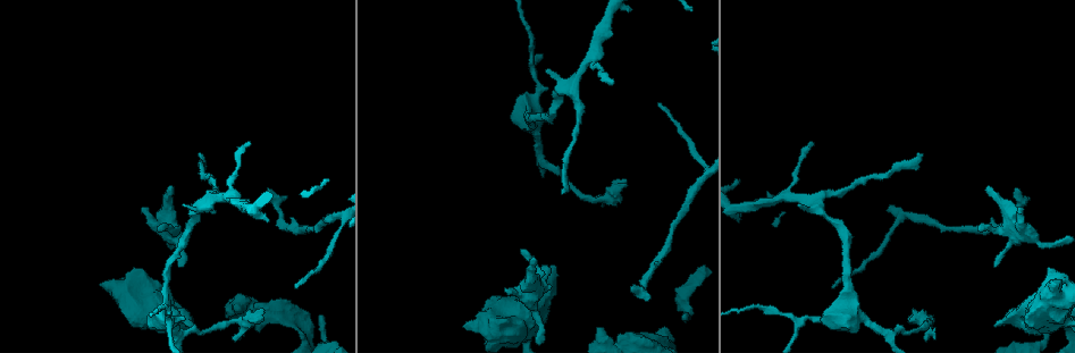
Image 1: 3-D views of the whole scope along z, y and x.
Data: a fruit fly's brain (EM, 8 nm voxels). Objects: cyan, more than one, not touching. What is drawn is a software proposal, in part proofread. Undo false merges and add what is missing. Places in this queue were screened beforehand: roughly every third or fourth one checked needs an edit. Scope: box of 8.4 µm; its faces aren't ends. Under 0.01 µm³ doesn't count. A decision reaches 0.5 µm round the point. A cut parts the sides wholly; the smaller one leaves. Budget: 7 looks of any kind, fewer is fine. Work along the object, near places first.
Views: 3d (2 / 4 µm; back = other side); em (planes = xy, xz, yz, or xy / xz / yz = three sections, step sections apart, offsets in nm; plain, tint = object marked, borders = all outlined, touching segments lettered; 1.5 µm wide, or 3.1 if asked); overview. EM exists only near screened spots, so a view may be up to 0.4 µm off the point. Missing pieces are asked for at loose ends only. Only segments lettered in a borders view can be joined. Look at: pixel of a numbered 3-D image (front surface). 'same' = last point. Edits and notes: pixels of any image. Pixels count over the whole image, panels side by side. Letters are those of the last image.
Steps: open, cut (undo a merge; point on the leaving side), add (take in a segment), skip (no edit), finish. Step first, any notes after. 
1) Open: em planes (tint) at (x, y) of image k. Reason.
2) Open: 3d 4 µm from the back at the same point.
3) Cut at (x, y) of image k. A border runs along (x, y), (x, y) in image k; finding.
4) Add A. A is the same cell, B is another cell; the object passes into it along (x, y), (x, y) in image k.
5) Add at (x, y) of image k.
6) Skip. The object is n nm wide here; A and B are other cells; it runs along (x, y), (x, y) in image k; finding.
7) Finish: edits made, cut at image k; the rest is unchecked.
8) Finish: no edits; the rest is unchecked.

Open: 3d 4 µm at (628, 185) of image 1. Thin end.

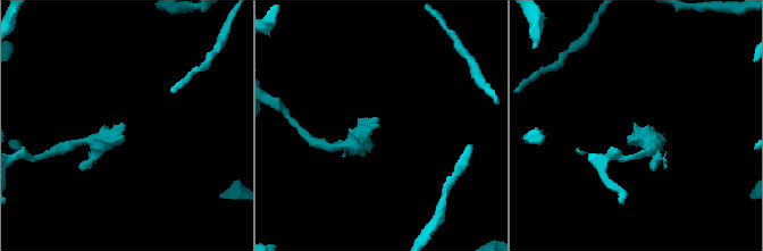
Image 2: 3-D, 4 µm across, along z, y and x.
Open: em planes (borders) at (634, 126) of image 2. Shape alone is not enough.

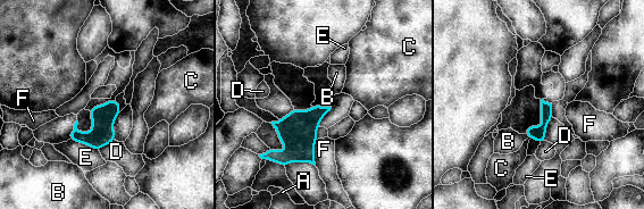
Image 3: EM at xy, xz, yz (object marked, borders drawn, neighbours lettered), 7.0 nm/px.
Skip. The object is 90 nm wide here; A, B, C, D, E and F are other cells; no lettered segment goes on from it.

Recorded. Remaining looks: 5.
Open: 3d 4 µm from the back at (988, 186) of image 1. Free end.

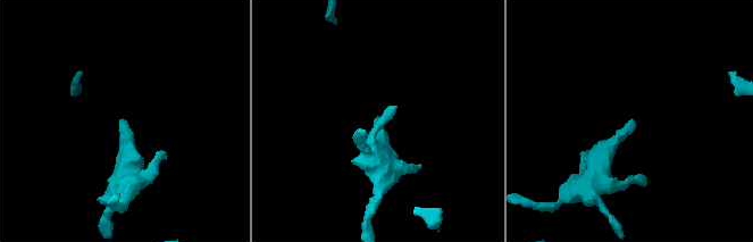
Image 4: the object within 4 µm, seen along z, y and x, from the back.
Open: em planes (borders) at (630, 119) of image 4.

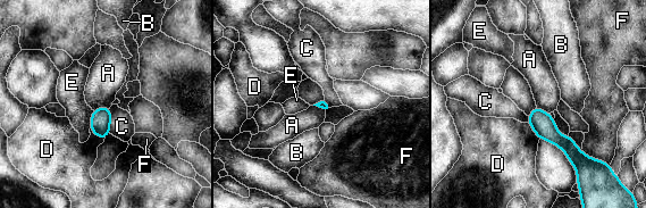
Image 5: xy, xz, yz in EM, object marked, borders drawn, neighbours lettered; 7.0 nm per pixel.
Skip. The longest contact is with C, 180 nm; A, B, C, D, E and F are other cells; a border runs along (109, 107), (99, 107), (93, 110) in image 5; no lettered segment goes on from it.

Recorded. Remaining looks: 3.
Open: em yz step 8 (tint) at (817, 208) of image 1. A fork.

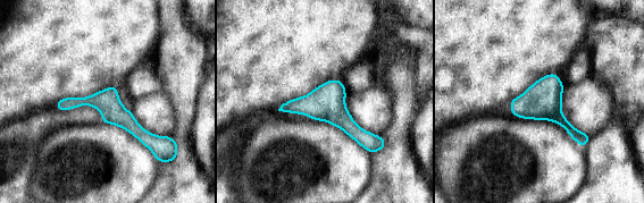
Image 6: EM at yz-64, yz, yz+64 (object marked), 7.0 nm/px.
Open: em planes (borders) at the same point. Cut it another way.

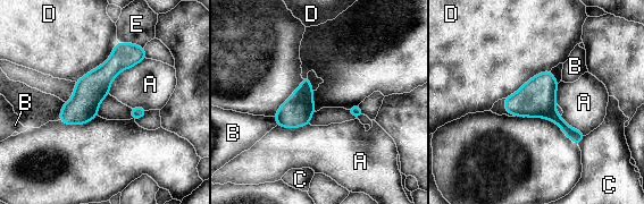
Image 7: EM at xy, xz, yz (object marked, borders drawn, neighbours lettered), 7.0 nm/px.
Skip. A, B, C, D and E are other cells; it runs along (141, 50), (126, 54), (63, 118) in image 7; continuous, no second neuron.

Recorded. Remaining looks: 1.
Finish: no edits; the rest is unchecked.

